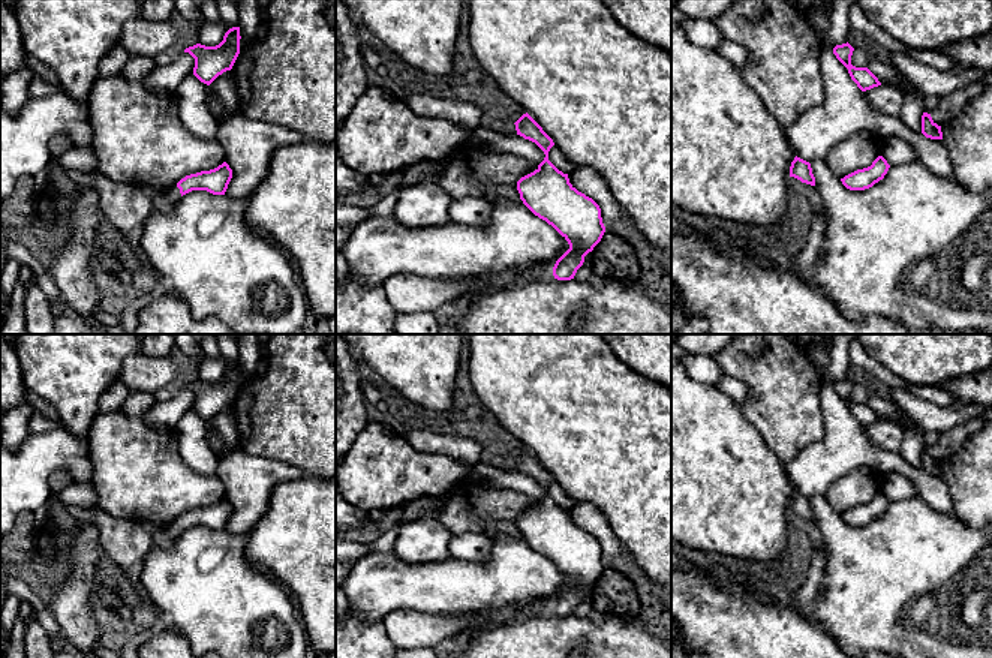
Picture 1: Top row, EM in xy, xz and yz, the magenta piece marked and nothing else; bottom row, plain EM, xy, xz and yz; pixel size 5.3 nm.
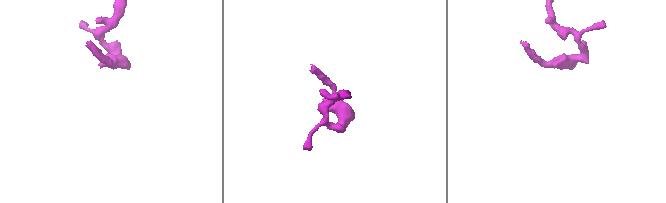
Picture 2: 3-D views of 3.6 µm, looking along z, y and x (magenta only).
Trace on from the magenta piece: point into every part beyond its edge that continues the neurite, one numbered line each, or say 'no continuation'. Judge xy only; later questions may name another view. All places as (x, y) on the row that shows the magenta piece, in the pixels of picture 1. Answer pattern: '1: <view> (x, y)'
1: xy (167, 198)

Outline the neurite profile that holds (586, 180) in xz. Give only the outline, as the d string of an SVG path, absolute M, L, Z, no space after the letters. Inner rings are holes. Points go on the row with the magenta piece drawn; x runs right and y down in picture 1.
M577 166L568 174L568 178L572 187L592 198L599 205L605 229L626 214L623 207L608 190L604 178L595 169L589 166Z

